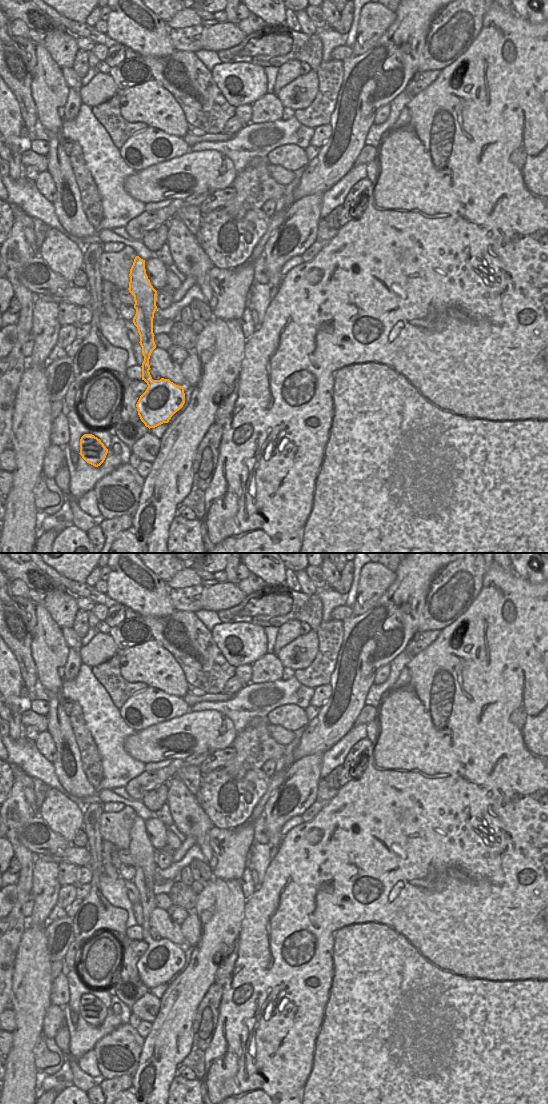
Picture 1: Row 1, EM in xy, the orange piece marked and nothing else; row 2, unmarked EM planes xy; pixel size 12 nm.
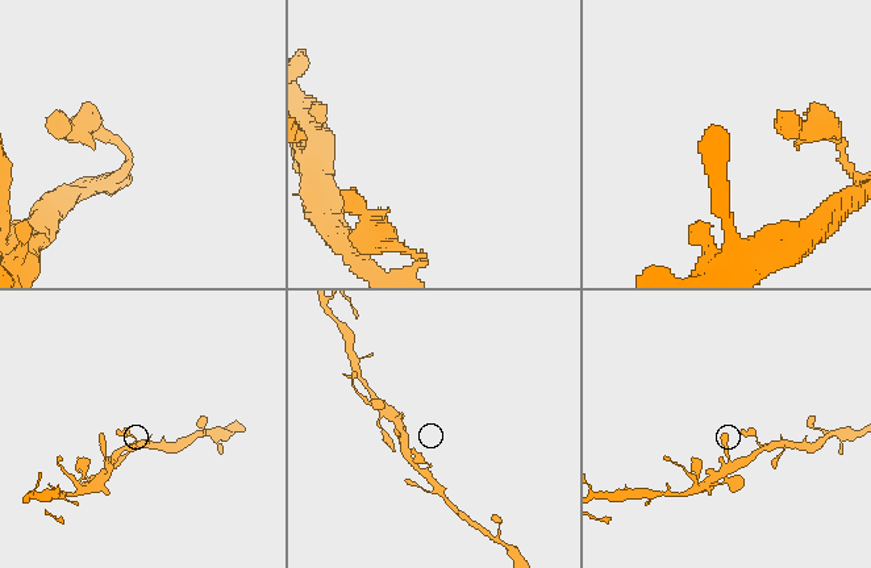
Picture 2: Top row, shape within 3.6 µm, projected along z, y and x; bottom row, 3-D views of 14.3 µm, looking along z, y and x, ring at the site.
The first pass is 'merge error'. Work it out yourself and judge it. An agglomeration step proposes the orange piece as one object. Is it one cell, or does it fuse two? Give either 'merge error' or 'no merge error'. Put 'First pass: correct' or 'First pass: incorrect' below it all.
no merge error
First pass: incorrect

